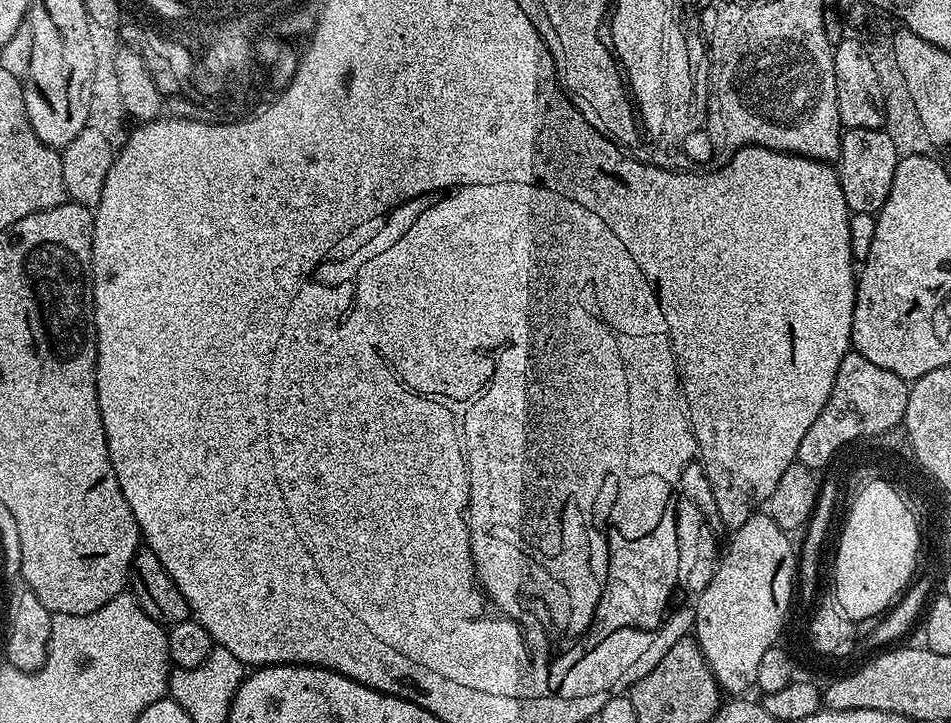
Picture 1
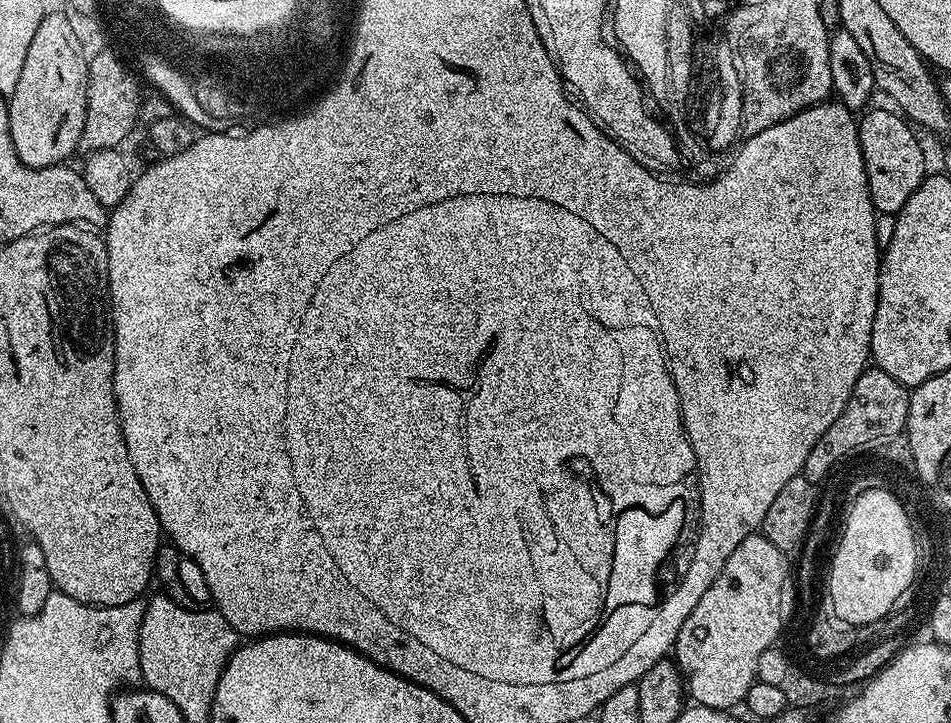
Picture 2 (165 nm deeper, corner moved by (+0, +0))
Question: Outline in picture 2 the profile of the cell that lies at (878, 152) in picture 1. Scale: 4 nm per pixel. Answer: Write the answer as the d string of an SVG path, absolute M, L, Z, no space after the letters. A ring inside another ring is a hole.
M869 107L859 117L858 138L873 209L877 213L900 212L902 206L906 206L910 194L918 190L925 177L917 129L899 111L890 112Z

